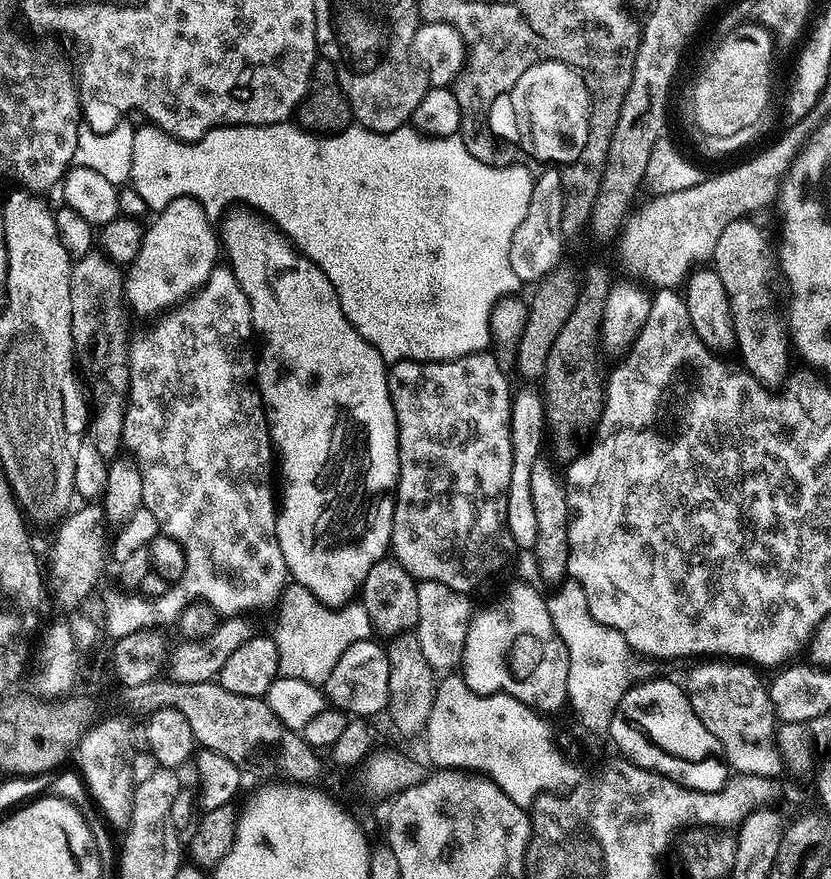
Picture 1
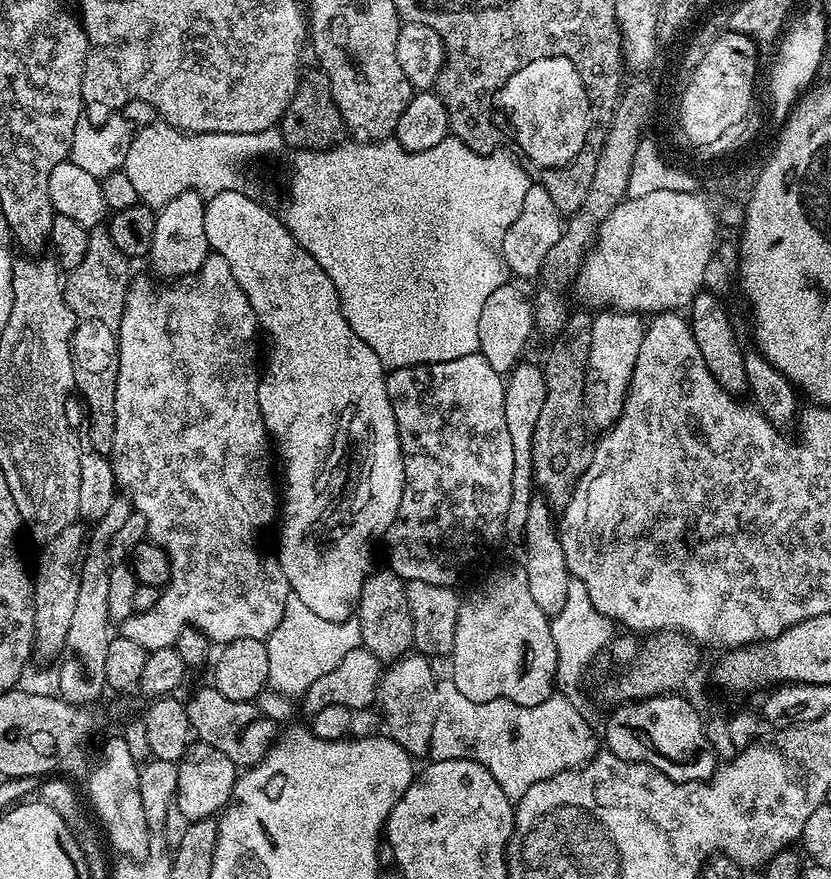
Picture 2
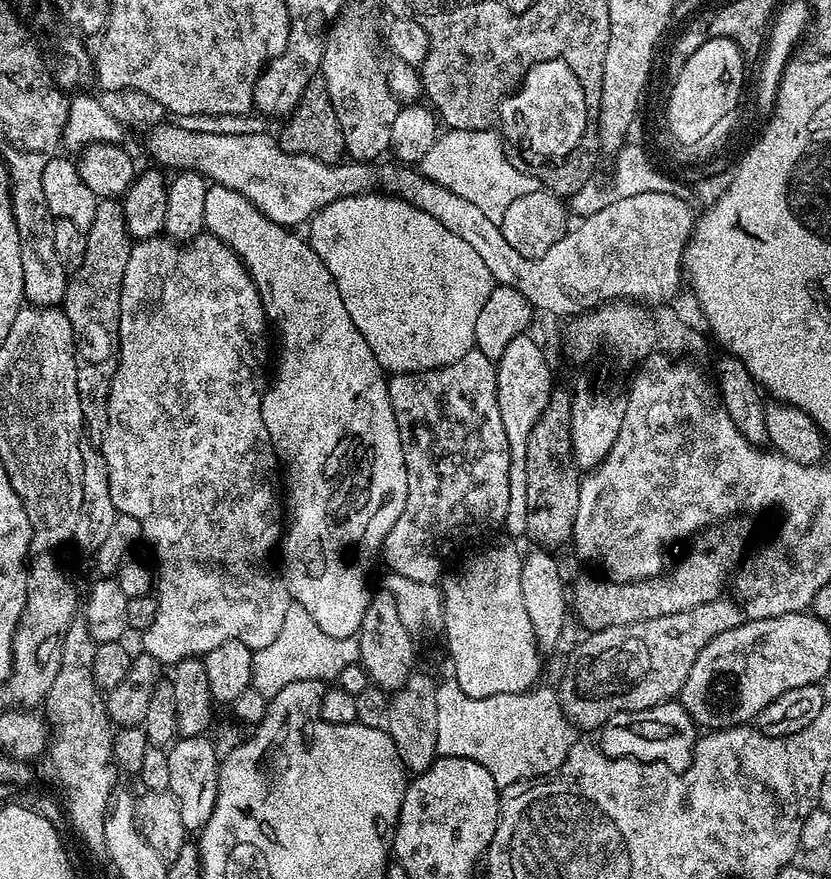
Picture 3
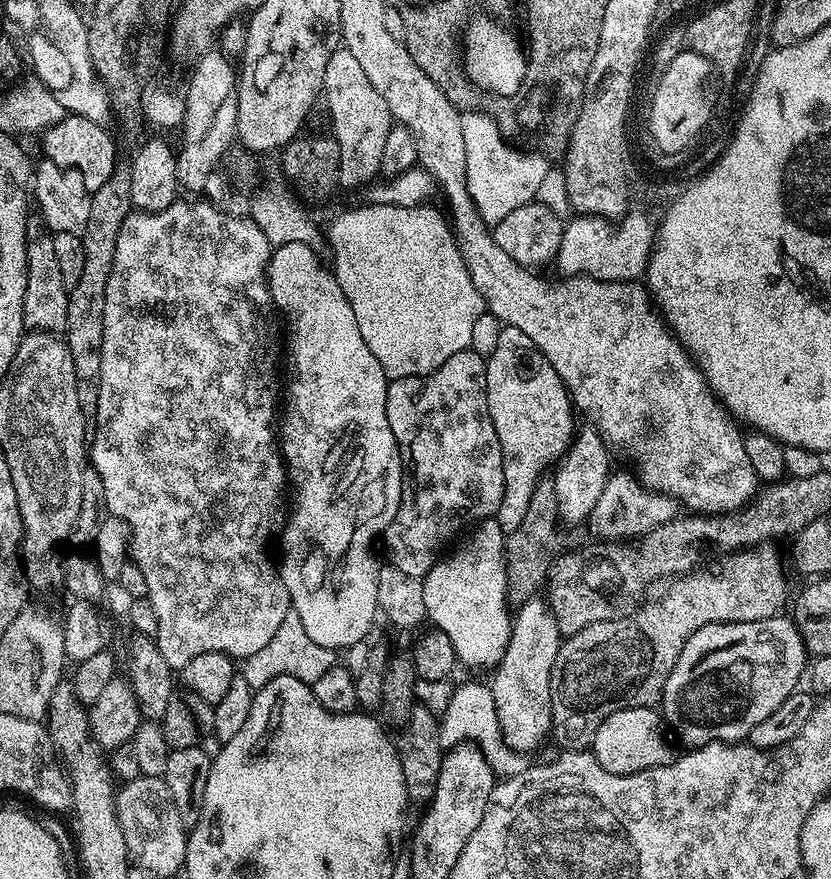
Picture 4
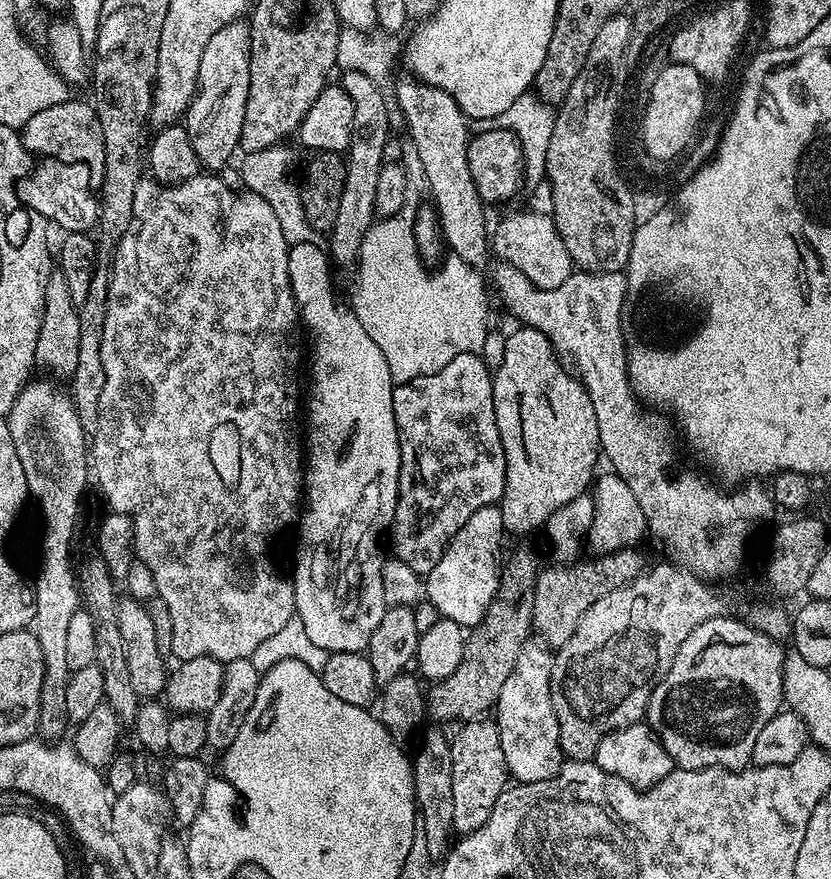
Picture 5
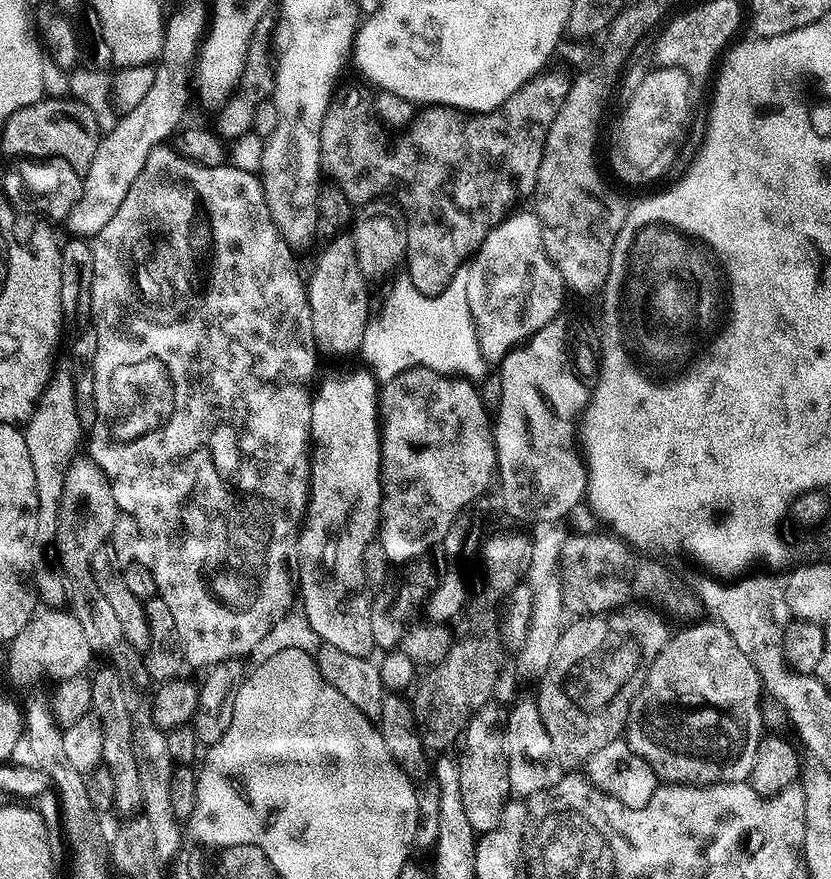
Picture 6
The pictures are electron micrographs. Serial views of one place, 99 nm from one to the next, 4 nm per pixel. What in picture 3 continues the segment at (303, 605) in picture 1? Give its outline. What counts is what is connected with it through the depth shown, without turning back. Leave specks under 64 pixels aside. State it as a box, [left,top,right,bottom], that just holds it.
[251,603,360,698]

